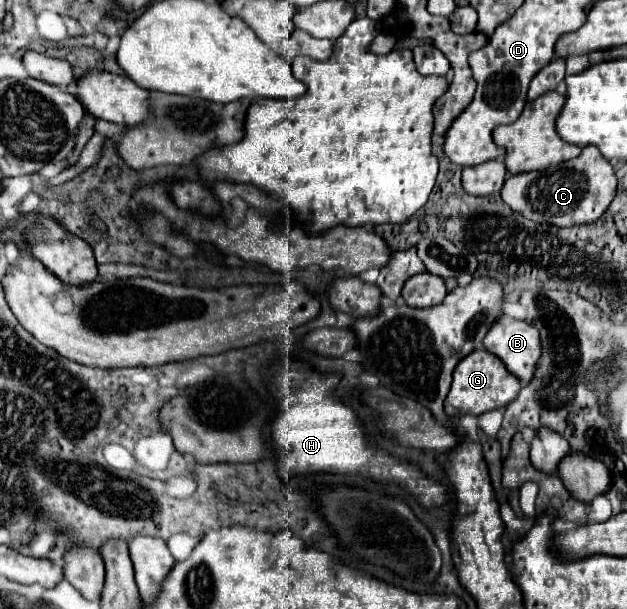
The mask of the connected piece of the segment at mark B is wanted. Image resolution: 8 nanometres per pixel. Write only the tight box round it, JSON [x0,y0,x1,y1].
[484,315,540,383]

